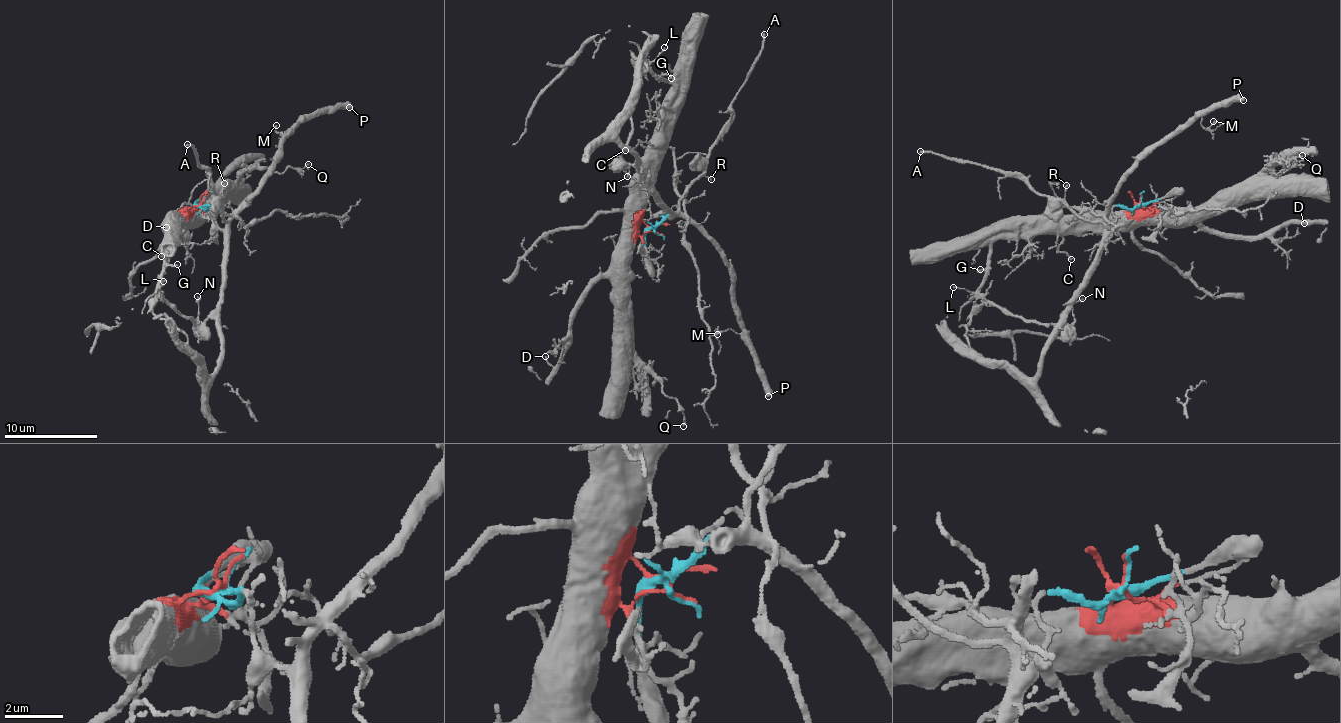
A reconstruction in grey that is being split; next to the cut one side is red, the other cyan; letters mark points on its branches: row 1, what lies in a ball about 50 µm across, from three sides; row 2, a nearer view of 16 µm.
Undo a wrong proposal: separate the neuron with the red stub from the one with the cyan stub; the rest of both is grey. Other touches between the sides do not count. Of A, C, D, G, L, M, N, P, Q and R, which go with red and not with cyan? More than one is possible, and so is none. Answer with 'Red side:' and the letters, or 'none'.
Red side: C, D, G, L, Q

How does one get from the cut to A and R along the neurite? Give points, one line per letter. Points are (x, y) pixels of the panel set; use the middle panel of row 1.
A: (654, 228), (668, 212), (662, 214), (679, 209), (685, 188), (703, 172), (765, 34)
R: (654, 228), (668, 212), (662, 214), (669, 215), (679, 209), (685, 190), (700, 176), (712, 179)

